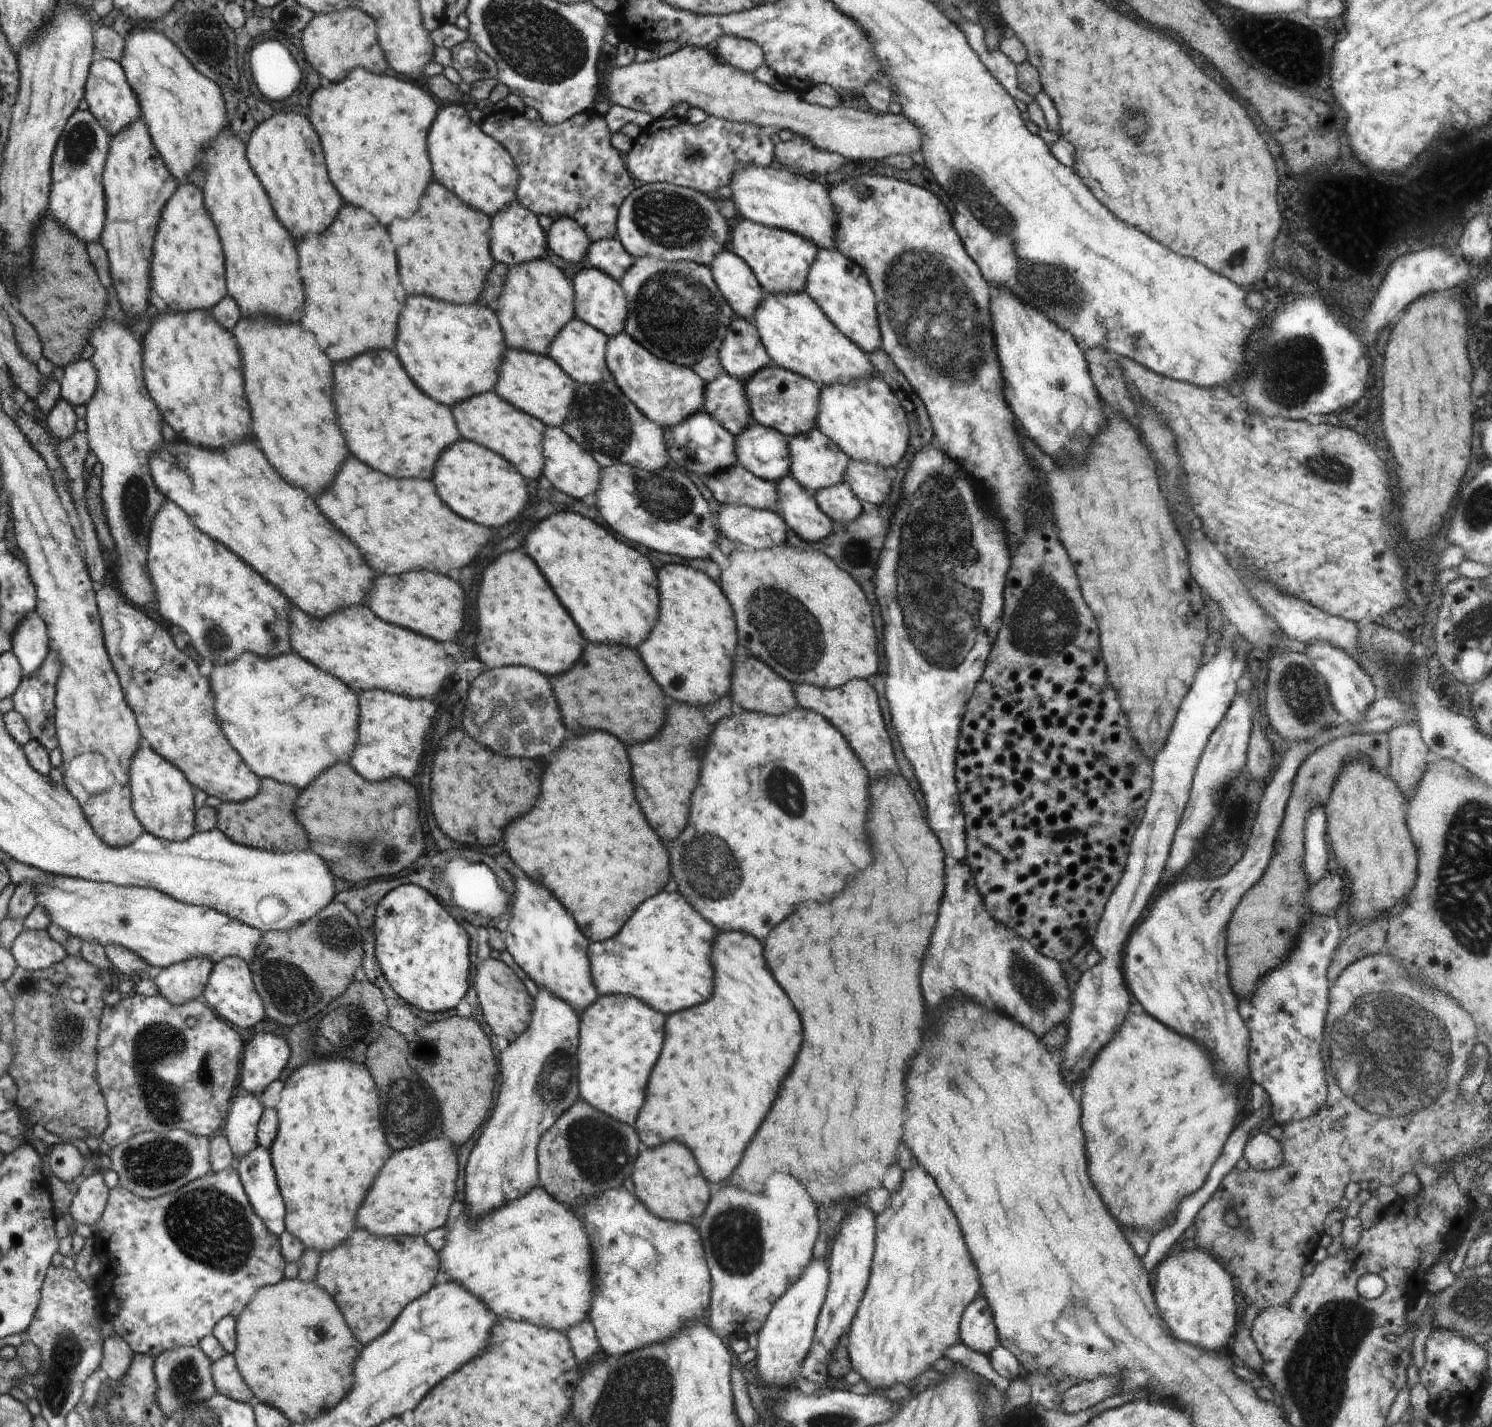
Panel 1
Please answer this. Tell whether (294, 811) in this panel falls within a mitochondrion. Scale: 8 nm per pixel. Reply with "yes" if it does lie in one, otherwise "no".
no

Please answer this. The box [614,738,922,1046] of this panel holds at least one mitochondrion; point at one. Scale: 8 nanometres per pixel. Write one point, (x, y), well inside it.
(711, 869)

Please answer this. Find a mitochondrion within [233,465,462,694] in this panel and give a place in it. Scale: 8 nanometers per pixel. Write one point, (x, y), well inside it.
(275, 639)

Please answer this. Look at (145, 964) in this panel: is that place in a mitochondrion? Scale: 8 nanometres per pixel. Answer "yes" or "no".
no

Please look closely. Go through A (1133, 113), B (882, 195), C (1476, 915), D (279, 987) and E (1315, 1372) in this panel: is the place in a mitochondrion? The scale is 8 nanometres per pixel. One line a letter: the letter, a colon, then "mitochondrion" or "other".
A: mitochondrion
B: other
C: mitochondrion
D: mitochondrion
E: mitochondrion

